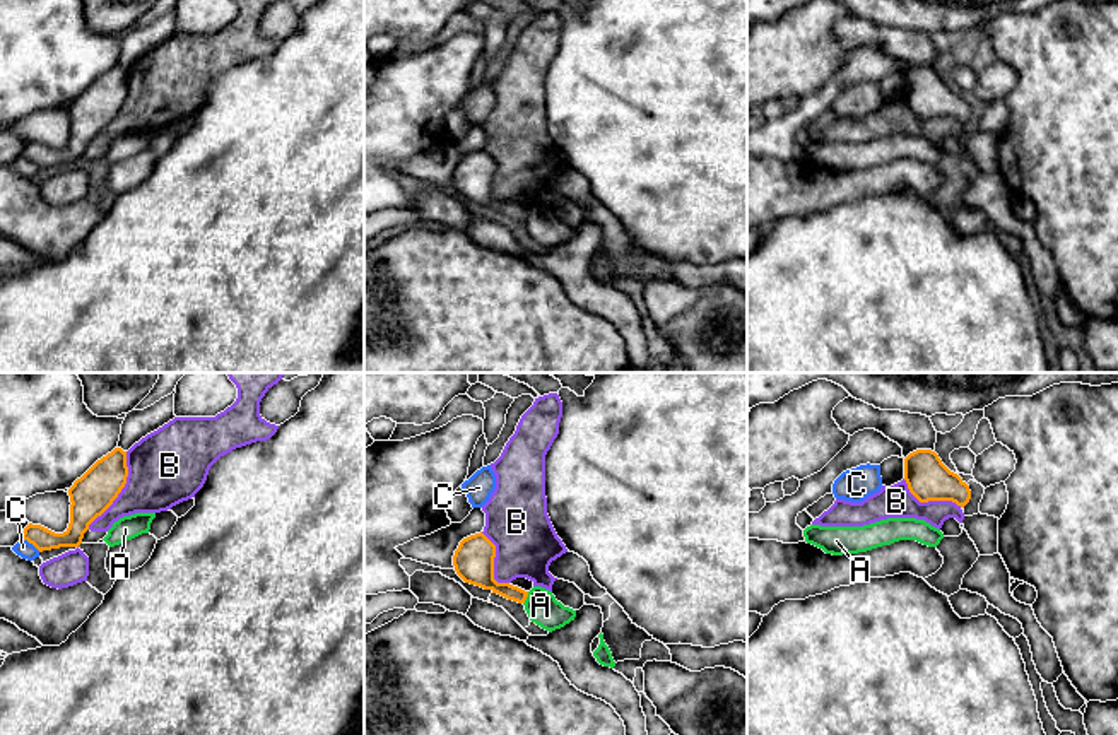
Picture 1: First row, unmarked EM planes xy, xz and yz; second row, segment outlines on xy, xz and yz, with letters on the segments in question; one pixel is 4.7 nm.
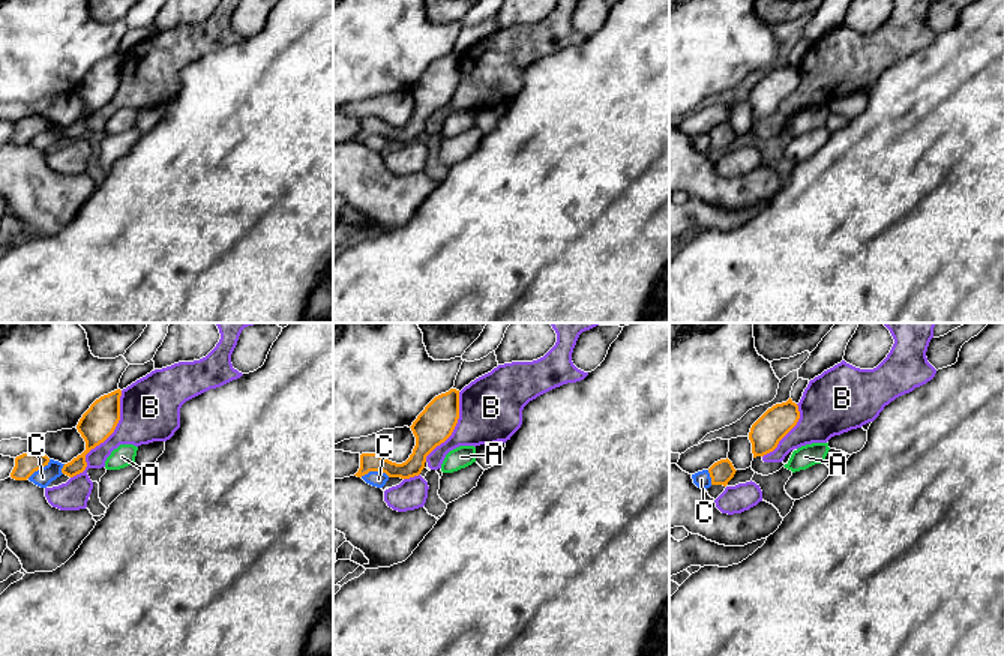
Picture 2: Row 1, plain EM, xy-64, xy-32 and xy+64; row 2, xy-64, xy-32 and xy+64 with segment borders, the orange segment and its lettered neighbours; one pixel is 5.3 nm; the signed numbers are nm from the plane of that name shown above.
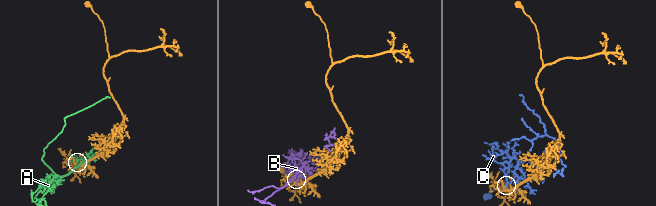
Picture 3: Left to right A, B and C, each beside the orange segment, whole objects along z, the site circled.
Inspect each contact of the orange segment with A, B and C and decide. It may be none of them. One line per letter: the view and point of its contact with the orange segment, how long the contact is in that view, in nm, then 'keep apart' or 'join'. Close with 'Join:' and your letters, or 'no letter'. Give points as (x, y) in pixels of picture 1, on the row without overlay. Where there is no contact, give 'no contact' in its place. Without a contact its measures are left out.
A: meets orange in xz at (525, 216); contact 70 nm long; keep apart
B: meets orange in xy at (120, 108); contact 420 nm long; keep apart
C: meets orange in xy at (31, 159); contact 110 nm long; keep apart
Join: no letter

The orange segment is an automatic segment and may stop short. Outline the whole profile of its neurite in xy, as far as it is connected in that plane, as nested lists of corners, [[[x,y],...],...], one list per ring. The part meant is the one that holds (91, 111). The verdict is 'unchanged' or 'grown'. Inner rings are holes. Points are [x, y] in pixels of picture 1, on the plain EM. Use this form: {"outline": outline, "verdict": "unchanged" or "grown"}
{"outline": [[[115,65],[68,106],[72,120],[70,140],[63,150],[55,150],[41,142],[29,140],[24,145],[22,156],[39,169],[60,164],[79,164],[89,142],[118,115],[127,101],[127,94],[127,68]]], "verdict": "unchanged"}

